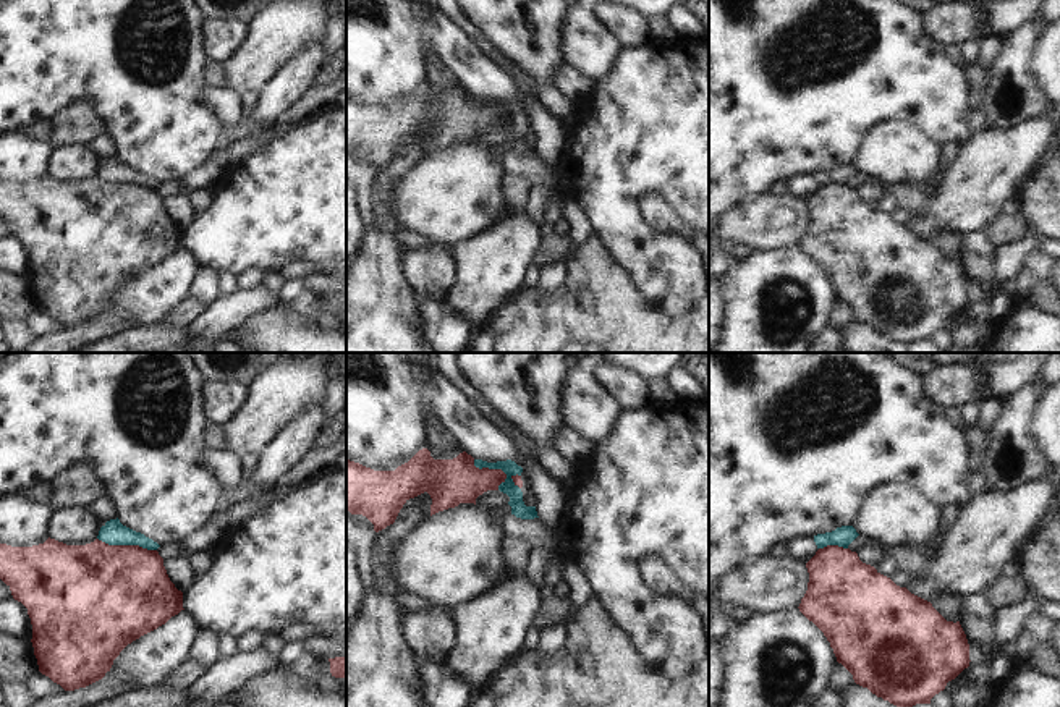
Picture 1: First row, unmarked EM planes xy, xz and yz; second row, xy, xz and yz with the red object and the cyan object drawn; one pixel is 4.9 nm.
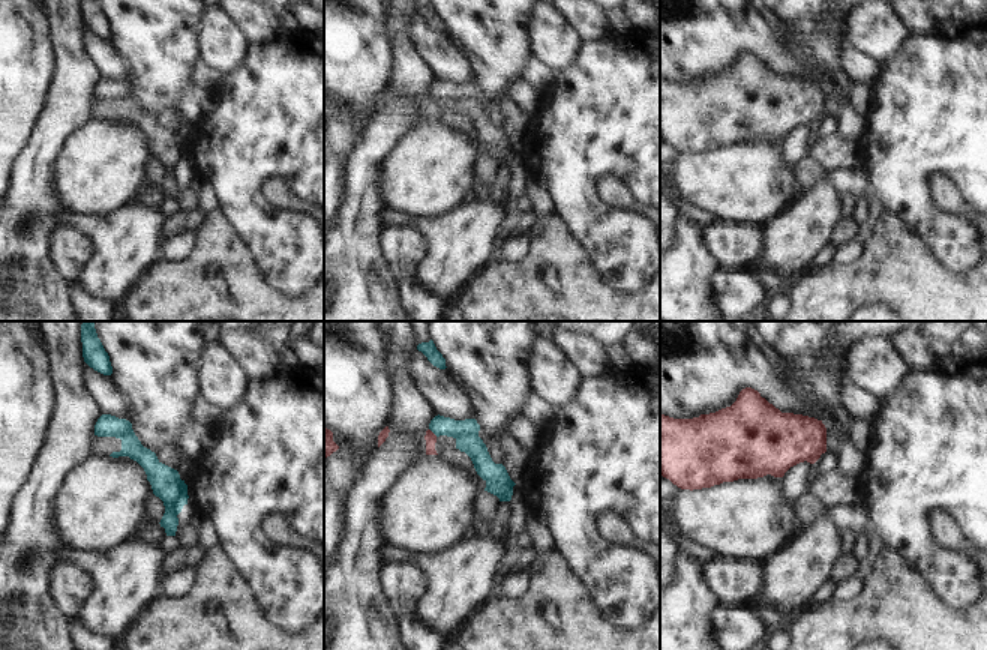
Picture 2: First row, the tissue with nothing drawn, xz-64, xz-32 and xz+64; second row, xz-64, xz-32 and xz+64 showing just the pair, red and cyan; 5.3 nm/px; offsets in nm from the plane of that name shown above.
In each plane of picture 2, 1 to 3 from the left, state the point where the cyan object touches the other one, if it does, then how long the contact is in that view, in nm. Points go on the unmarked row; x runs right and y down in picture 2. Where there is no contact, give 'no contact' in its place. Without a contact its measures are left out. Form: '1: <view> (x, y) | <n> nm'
1: no contact
2: xz-32 (432, 96) | 60 nm
3: no contact

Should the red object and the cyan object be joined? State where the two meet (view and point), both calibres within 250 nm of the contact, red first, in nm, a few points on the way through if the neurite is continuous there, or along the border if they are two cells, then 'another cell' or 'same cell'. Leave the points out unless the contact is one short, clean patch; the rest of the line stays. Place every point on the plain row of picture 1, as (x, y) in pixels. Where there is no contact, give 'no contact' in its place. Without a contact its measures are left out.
meets red in xy at (127, 183); 500 nm thick on the red side, 120 nm on the other; border along xy (97, 175), (109, 182), (138, 182), (156, 188); another cell

